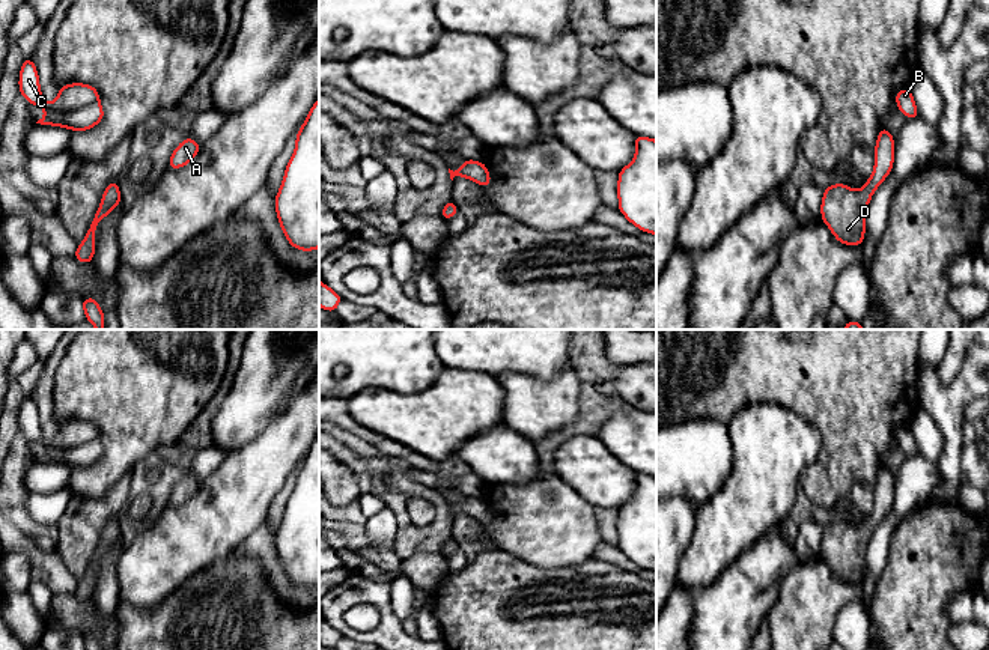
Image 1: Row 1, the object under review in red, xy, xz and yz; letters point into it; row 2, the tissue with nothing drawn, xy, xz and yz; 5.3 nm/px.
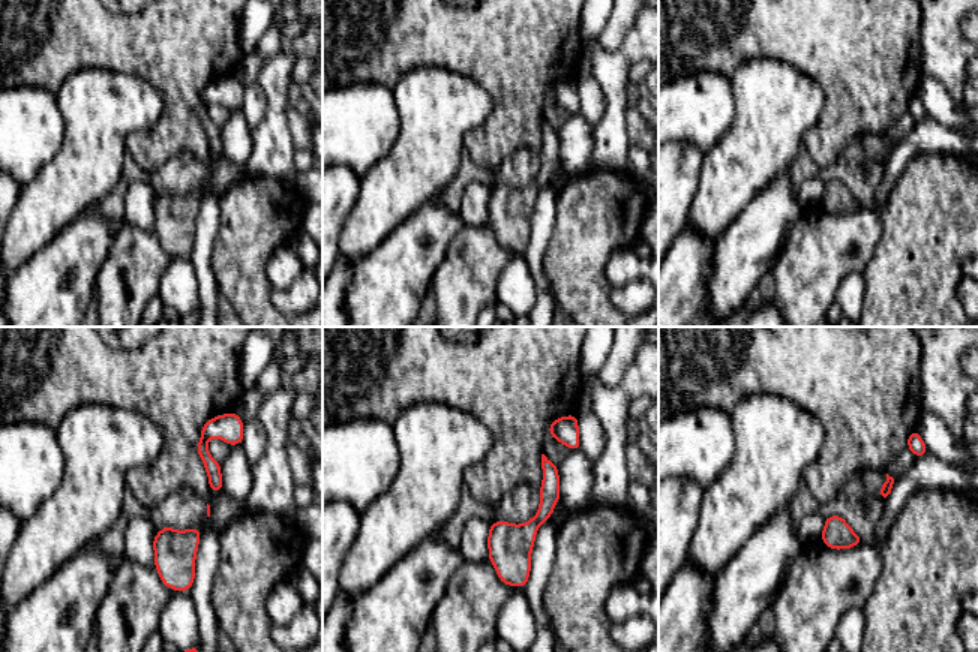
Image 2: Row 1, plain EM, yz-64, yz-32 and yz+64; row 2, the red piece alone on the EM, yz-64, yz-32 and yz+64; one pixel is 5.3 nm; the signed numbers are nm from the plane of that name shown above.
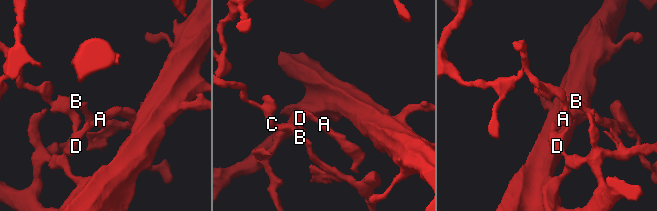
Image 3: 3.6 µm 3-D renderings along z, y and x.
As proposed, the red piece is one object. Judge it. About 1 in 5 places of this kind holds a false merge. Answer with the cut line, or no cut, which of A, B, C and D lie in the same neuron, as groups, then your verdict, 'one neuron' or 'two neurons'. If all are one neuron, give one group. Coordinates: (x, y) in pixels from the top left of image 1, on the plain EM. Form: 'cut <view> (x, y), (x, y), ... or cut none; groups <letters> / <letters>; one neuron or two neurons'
cut none; groups A B C D; one neuron

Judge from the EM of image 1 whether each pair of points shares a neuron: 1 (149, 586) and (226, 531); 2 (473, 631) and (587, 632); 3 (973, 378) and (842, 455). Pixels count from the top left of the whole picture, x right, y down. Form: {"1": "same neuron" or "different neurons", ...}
{"1": "same neuron", "2": "same neuron", "3": "different neurons"}

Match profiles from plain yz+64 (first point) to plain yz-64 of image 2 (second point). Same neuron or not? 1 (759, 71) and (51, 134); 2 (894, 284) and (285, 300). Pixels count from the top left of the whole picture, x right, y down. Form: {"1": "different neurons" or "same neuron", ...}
{"1": "different neurons", "2": "different neurons"}

